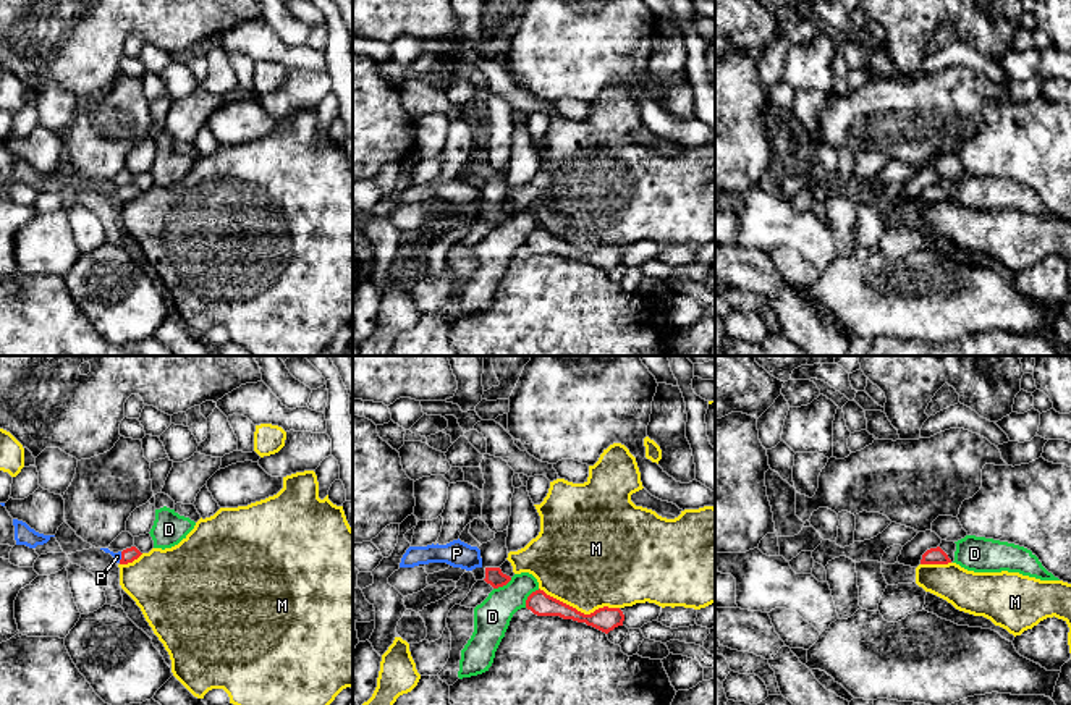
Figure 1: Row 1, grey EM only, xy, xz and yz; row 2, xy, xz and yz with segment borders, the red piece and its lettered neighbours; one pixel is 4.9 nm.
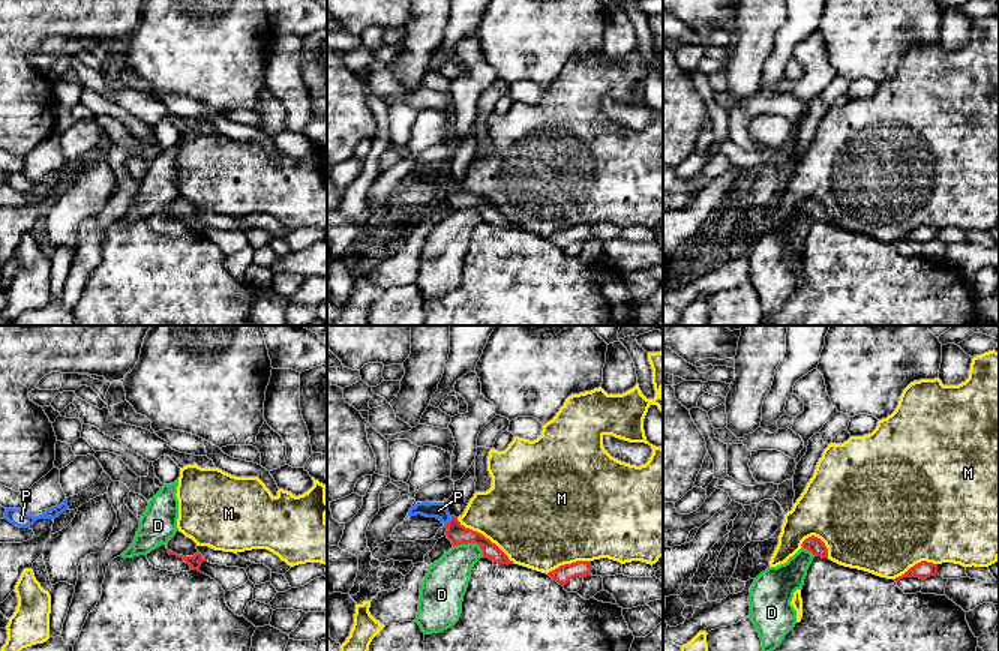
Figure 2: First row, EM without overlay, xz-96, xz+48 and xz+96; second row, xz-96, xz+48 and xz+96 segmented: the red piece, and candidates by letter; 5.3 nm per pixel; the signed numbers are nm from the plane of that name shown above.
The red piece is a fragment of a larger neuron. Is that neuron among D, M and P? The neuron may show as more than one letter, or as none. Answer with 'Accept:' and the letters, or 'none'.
Accept: P

